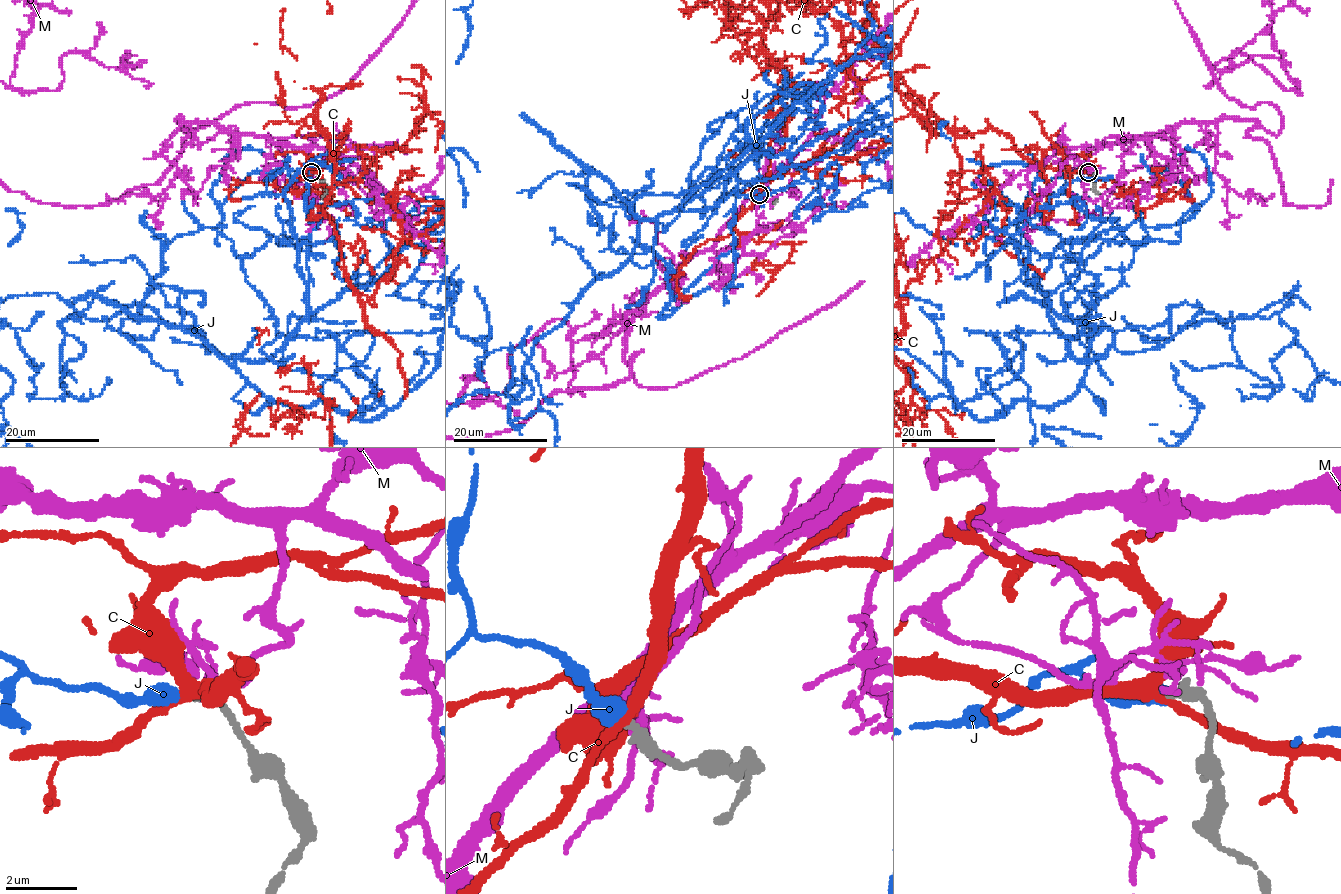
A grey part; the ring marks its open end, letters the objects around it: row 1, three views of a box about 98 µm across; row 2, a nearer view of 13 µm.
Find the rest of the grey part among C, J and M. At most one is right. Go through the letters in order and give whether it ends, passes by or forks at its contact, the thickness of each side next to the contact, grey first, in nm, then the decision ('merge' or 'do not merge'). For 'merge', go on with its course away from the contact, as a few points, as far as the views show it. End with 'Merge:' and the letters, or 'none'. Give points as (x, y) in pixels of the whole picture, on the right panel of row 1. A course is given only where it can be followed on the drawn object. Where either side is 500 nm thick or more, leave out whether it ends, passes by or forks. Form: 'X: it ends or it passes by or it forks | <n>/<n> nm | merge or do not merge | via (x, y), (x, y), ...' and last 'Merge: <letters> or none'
C: it forks | 360/280 nm | do not merge
J: 360/550 nm | merge | via (1089, 172), (1078, 360), (1304, 304)
M: it passes by | 400/240 nm | do not merge
Merge: J

